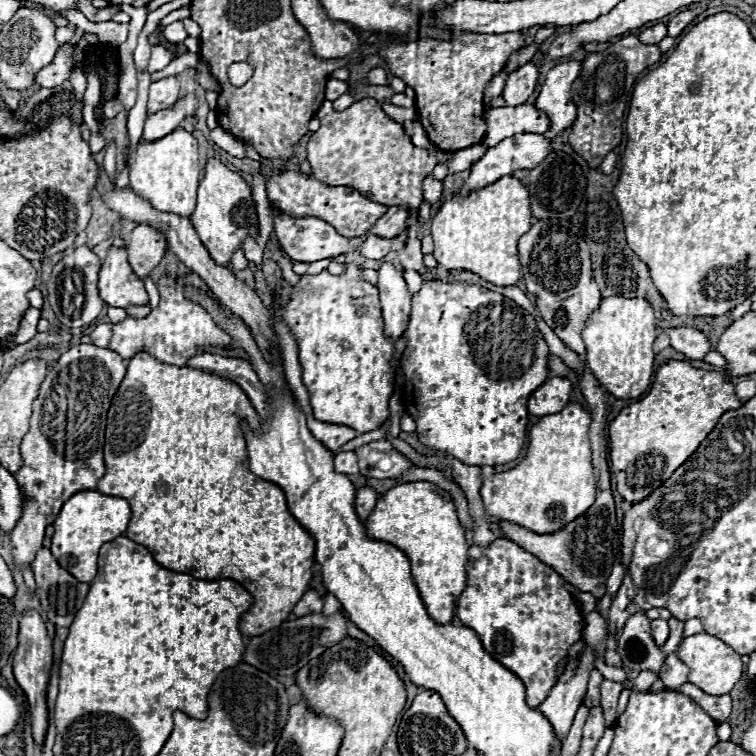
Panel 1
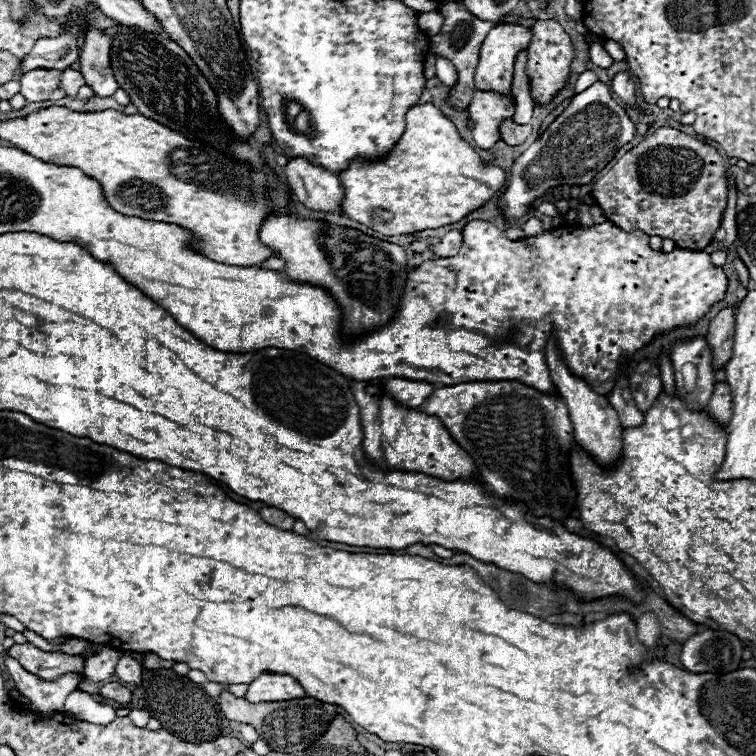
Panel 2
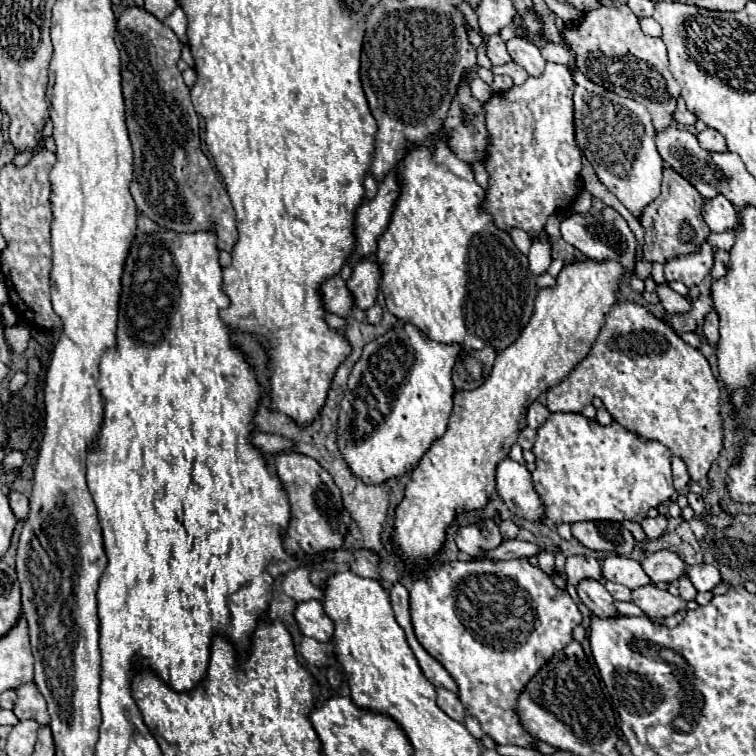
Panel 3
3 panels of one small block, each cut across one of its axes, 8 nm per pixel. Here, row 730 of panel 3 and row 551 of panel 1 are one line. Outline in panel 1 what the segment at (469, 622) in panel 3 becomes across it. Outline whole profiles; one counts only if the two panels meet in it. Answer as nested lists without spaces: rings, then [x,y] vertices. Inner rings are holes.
[[[504,538],[484,548],[480,560],[470,560],[466,572],[468,582],[458,598],[456,616],[478,634],[496,662],[524,682],[528,706],[536,708],[558,682],[556,668],[566,662],[570,646],[582,636],[584,616],[576,598],[564,588],[558,572]]]

